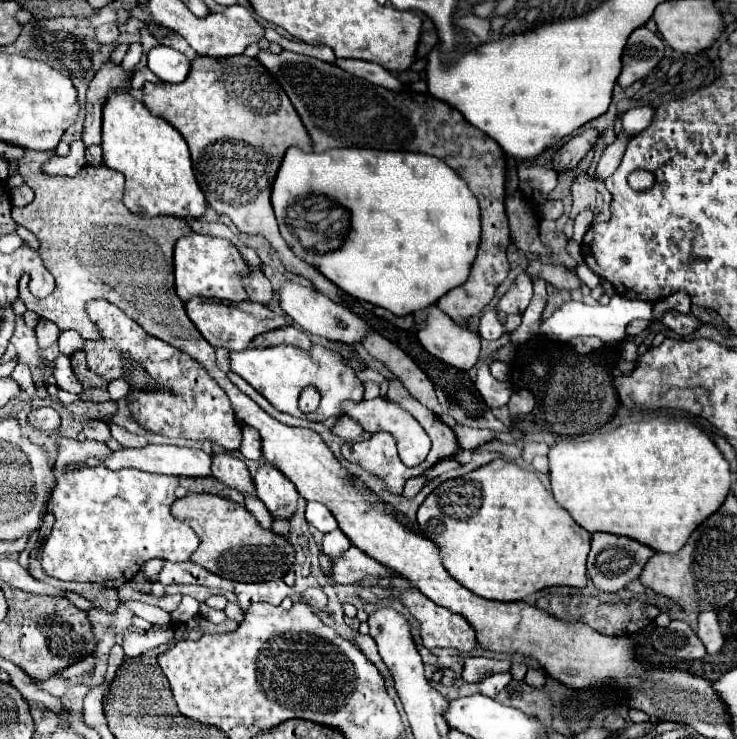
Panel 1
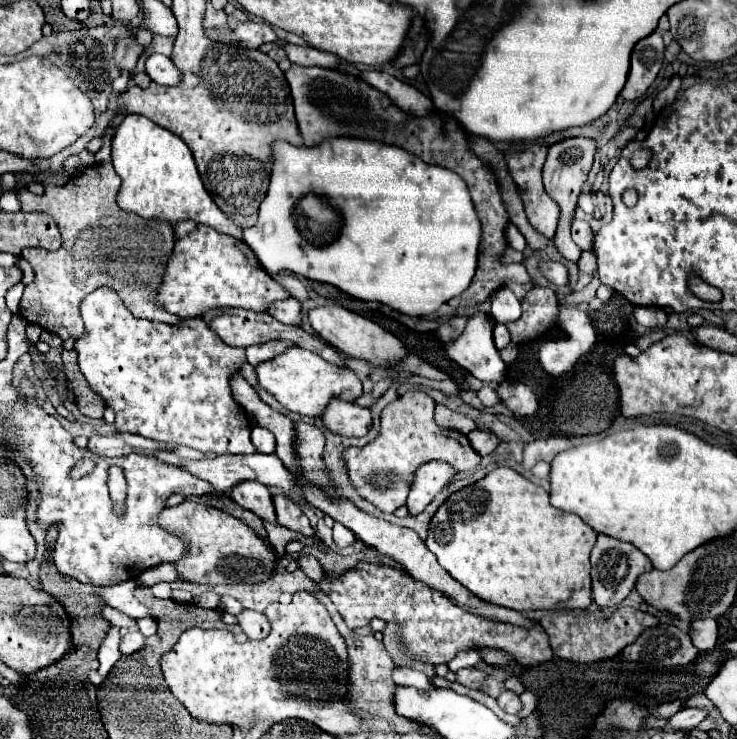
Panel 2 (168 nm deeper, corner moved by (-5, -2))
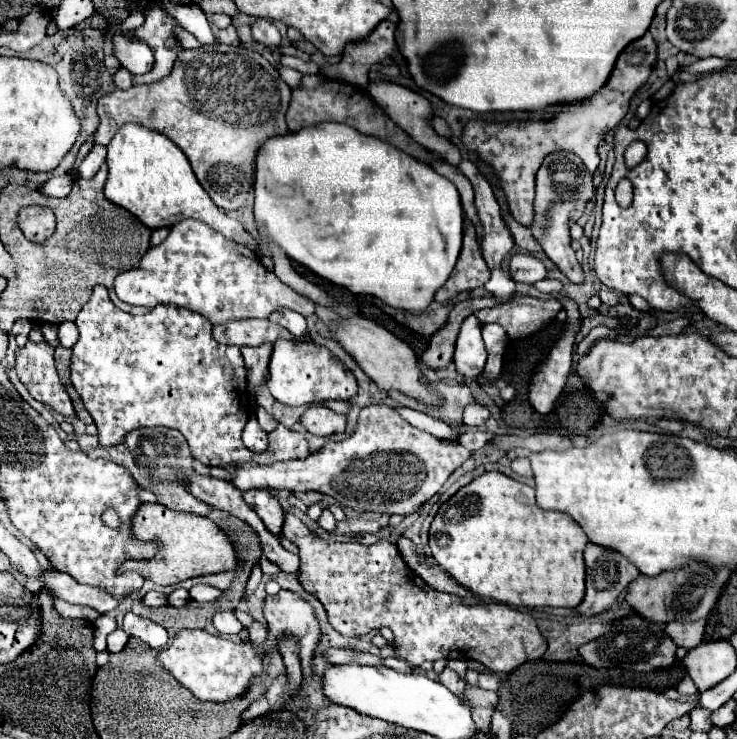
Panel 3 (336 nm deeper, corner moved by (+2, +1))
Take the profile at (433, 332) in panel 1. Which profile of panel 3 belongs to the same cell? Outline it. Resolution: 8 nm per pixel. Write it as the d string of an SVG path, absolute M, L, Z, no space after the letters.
M469 315L467 321L461 325L455 343L453 363L461 375L473 379L483 371L485 361L487 361L487 351L481 339L481 321L475 315Z

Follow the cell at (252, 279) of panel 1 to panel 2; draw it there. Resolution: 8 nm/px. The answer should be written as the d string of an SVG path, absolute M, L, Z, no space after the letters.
M296 298L276 302L276 304L270 306L268 312L276 320L280 320L282 324L288 324L288 326L300 326L302 324L302 306L300 306L300 302Z

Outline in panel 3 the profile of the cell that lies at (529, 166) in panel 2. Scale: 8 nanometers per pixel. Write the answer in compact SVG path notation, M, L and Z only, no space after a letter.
M645 33L641 39L629 43L623 53L619 55L613 75L609 77L607 85L593 95L593 99L585 99L579 103L569 105L551 121L527 121L527 123L483 123L483 121L469 121L463 131L463 143L469 151L475 151L481 161L493 167L497 177L501 179L501 187L505 191L509 211L513 217L531 227L533 223L533 199L535 199L535 173L541 167L547 153L563 149L563 145L571 145L573 153L579 153L583 163L593 175L599 165L597 147L605 139L609 131L613 131L619 121L625 117L629 109L629 99L633 93L649 79L649 73L657 59L657 45L651 33Z

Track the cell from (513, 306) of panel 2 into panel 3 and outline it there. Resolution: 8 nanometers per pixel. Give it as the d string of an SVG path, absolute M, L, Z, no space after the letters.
M499 259L491 261L489 267L491 267L491 279L485 283L485 289L487 289L495 299L499 299L499 301L511 299L511 295L513 295L515 289L517 289L515 281L513 281L509 275L505 275L505 273L501 271Z

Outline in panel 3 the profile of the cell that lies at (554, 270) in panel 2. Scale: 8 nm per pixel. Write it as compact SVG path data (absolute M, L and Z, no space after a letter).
M529 253L513 255L509 261L509 267L511 267L511 277L519 283L533 285L547 277L547 267L543 265L543 261Z

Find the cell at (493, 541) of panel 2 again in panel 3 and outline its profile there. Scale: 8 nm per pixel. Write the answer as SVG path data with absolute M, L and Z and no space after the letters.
M487 471L461 487L437 511L429 529L429 547L435 563L475 595L509 607L577 607L585 597L583 549L587 535L573 517L545 511L535 503L535 489L499 471Z

